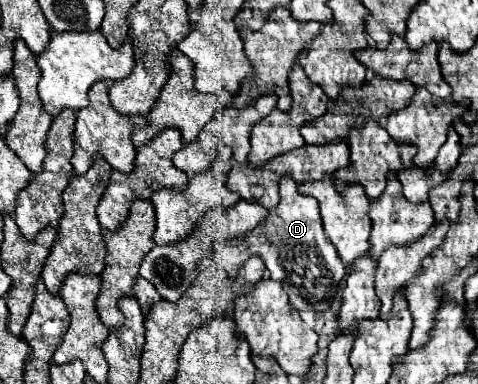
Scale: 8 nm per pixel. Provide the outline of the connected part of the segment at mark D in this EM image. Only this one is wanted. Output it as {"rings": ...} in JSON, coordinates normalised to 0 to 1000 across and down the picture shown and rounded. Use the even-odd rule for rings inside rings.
{"rings":[[[609,464],[584,474],[584,505],[584,536],[563,547],[559,573],[546,578],[525,609],[517,609],[504,625],[454,630],[450,677],[458,693],[475,703],[479,724],[496,724],[504,688],[525,667],[542,667],[567,708],[567,724],[600,740],[609,792],[634,781],[630,797],[621,797],[626,813],[680,813],[692,802],[709,734],[722,719],[722,688],[713,682],[701,641],[676,604],[663,521],[630,510],[621,479]]]}

